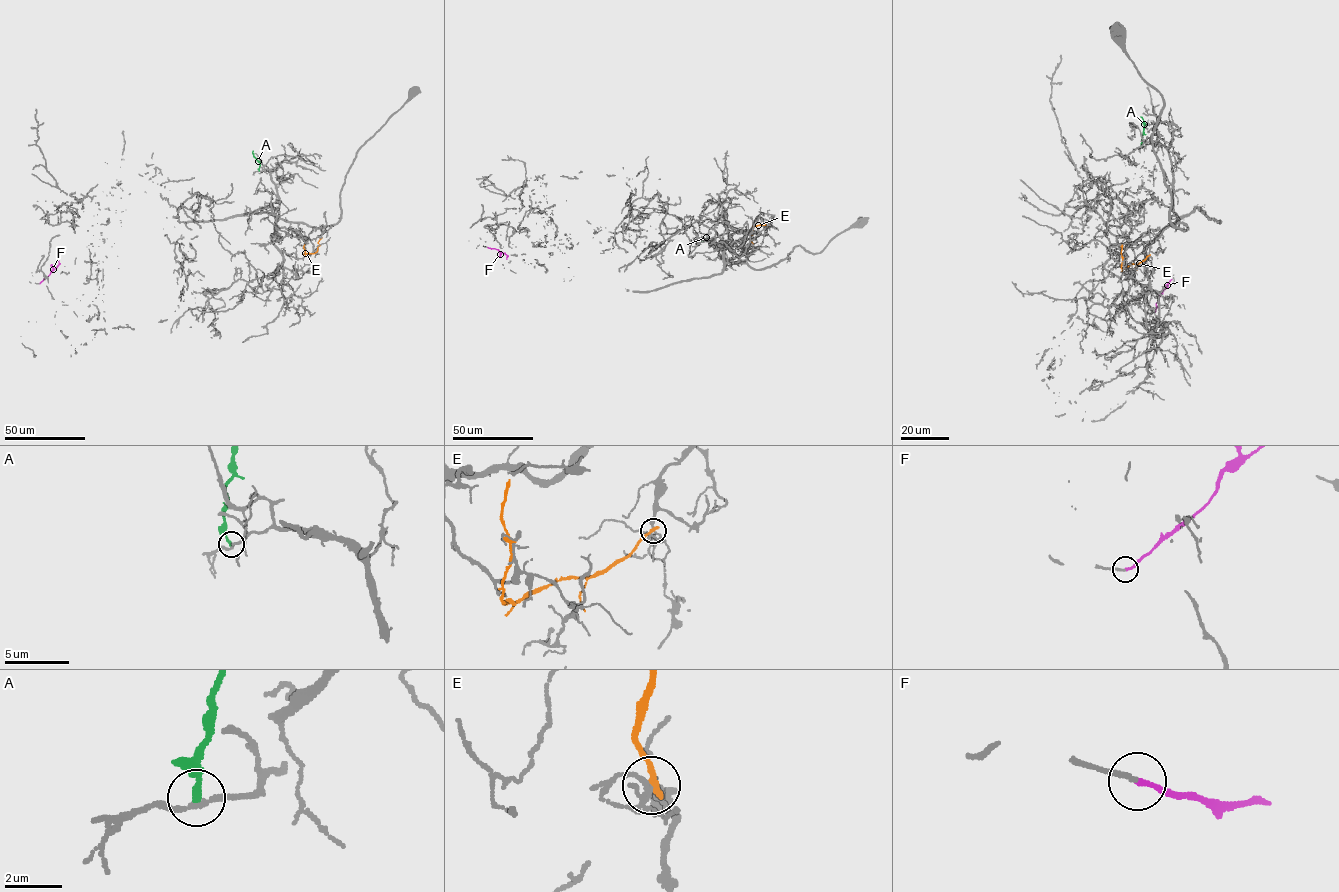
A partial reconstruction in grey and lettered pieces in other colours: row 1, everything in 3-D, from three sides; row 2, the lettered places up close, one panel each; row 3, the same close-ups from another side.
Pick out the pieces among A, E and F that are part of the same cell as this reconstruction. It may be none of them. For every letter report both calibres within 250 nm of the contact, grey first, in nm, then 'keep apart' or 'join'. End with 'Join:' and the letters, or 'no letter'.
A: 160/220 nm | keep apart
E: 170/240 nm | keep apart
F: 180/190 nm | join
Join: F

